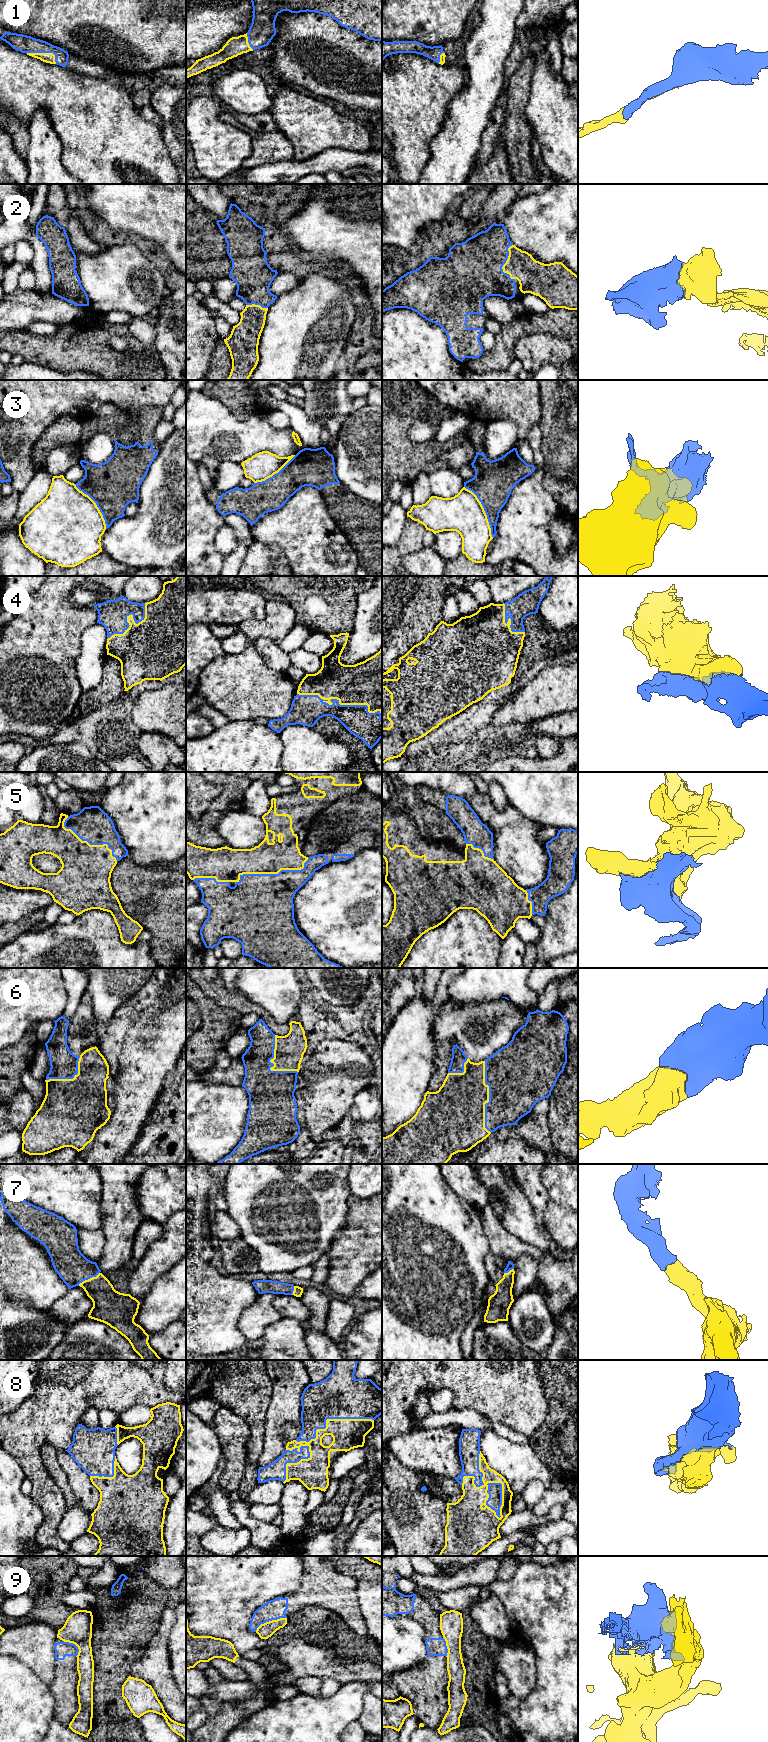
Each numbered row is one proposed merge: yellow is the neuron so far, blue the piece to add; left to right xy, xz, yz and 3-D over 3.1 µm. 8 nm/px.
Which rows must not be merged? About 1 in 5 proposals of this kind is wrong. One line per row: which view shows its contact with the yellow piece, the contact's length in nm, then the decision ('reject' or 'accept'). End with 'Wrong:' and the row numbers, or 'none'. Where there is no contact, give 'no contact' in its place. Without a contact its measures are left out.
1: meets yellow in xy; contact 260 nm long; accept
2: meets yellow in yz; contact 280 nm long; accept
3: meets yellow in yz; contact 480 nm long; reject
4: meets yellow in xz; contact 700 nm long; accept
5: meets yellow in xz; contact 600 nm long; accept
6: meets yellow in yz; contact 600 nm long; accept
7: meets yellow in xy; contact 200 nm long; accept
8: meets yellow in xz; contact 650 nm long; accept
9: meets yellow in xz; contact 280 nm long; reject
Wrong: 3, 9

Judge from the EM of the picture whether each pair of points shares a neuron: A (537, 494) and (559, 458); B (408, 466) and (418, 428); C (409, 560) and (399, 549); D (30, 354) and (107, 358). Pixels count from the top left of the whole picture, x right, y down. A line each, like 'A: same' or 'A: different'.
A: different
B: different
C: different
D: same

